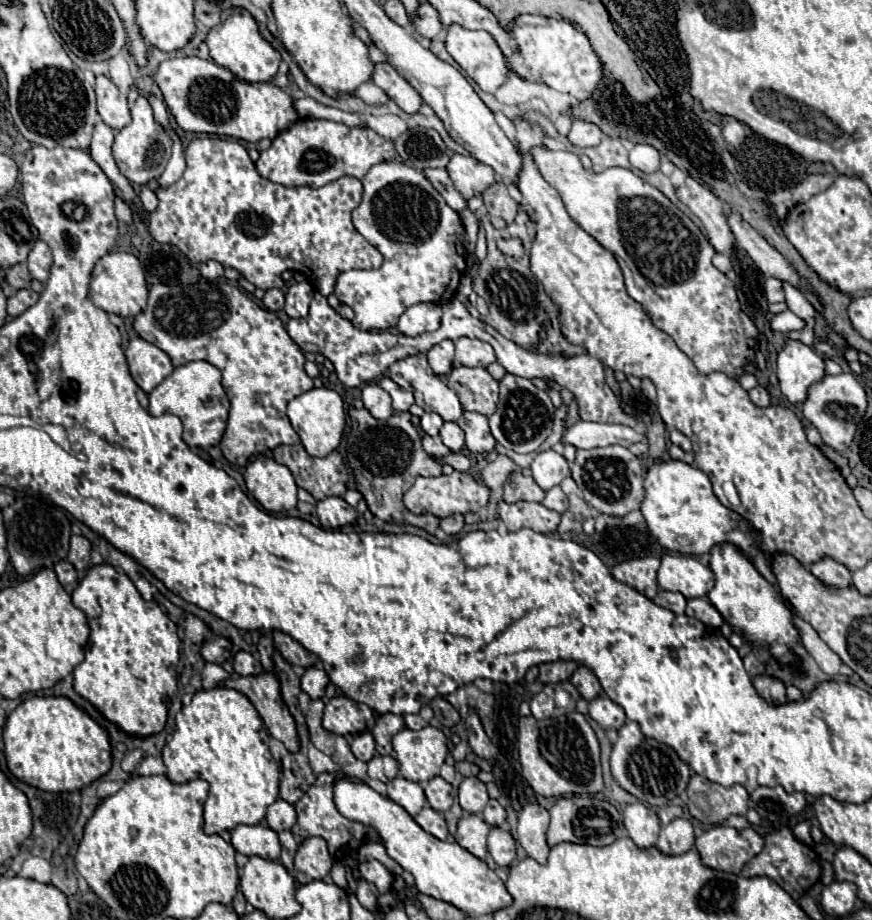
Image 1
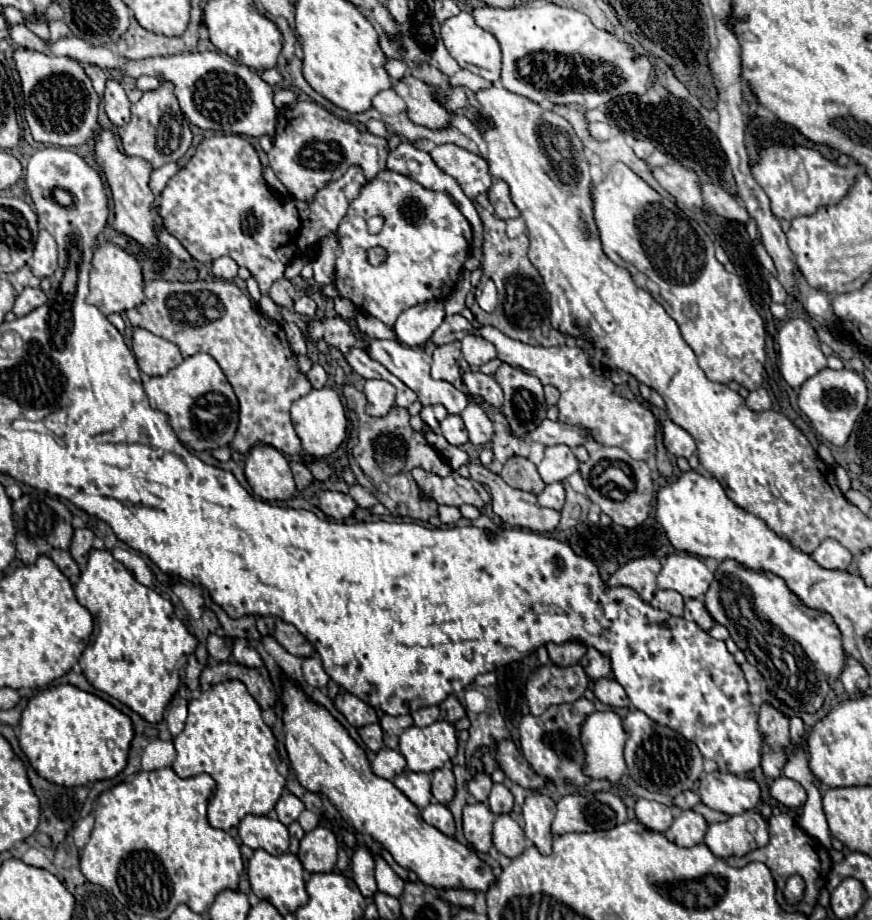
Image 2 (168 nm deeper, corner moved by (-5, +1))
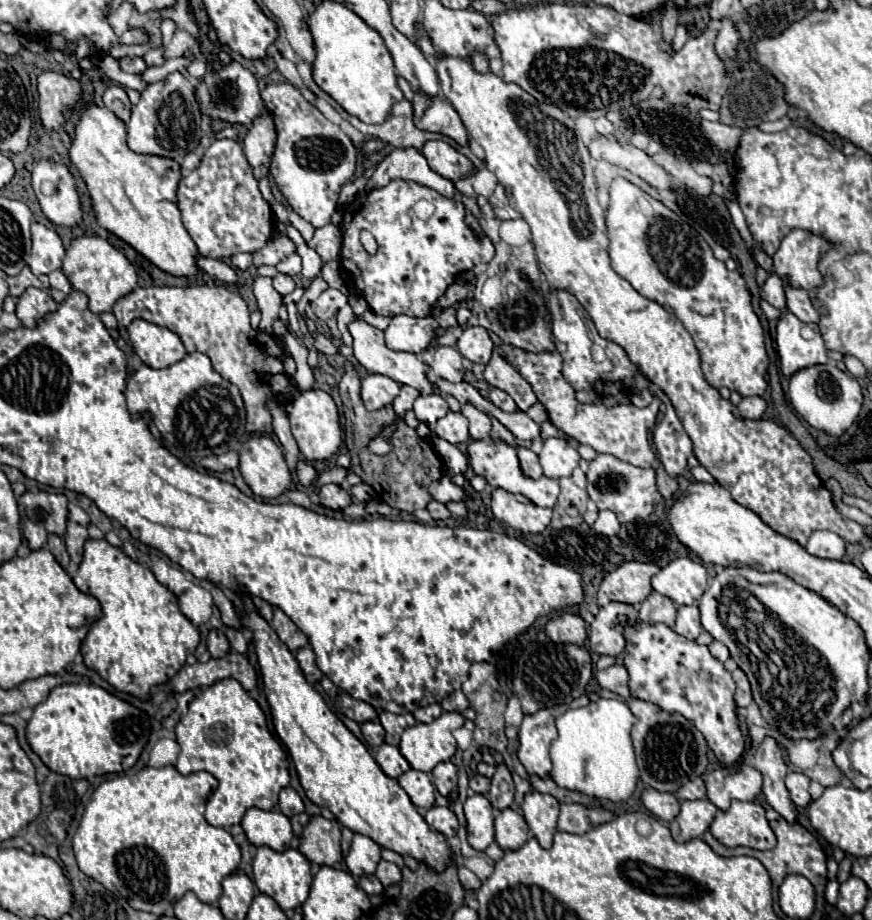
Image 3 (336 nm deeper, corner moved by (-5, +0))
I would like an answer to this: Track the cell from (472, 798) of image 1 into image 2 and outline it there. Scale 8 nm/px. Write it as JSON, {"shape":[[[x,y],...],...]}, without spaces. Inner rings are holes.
{"shape":[[[476,773],[476,775],[468,781],[468,791],[470,791],[470,793],[476,797],[476,801],[480,801],[480,803],[486,803],[486,801],[488,801],[490,789],[492,789],[492,779],[490,779],[490,775],[486,775],[486,773]]]}

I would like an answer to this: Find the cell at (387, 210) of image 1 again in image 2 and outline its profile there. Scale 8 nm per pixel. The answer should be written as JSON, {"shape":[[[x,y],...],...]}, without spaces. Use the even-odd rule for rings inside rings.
{"shape":[[[384,169],[360,189],[338,227],[340,255],[336,257],[334,285],[360,311],[372,313],[392,327],[404,309],[434,297],[446,299],[454,291],[458,273],[468,257],[470,237],[470,223],[446,193],[424,189],[410,177]],[[374,215],[386,219],[378,235],[370,235],[366,227],[366,221]],[[376,245],[386,249],[386,259],[380,265],[370,265],[366,251]]]}

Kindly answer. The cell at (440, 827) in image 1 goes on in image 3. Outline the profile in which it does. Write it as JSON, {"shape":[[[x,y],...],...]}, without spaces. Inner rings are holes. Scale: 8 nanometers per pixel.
{"shape":[[[432,806],[426,814],[424,820],[438,832],[442,832],[446,838],[456,836],[458,830],[458,820],[454,816],[454,812],[450,808],[442,808],[442,806]]]}

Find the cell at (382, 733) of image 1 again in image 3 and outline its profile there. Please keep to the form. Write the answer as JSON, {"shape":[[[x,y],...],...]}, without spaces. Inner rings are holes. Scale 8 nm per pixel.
{"shape":[[[382,712],[380,714],[380,722],[386,730],[386,742],[390,746],[398,746],[400,744],[400,736],[404,732],[404,718],[402,716],[396,716],[396,714],[390,714],[390,712]]]}

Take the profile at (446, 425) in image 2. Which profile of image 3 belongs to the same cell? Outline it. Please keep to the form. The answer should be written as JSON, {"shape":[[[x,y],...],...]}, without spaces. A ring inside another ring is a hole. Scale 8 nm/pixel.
{"shape":[[[448,412],[436,424],[436,434],[452,444],[466,444],[470,440],[468,422],[460,412]]]}

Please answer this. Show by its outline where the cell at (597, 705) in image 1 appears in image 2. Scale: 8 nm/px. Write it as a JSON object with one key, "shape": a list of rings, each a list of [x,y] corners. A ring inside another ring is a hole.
{"shape":[[[602,677],[598,681],[594,681],[594,695],[606,703],[612,705],[616,709],[620,707],[630,707],[630,699],[626,697],[626,691],[622,689],[622,685],[618,685],[616,679],[610,677]]]}

